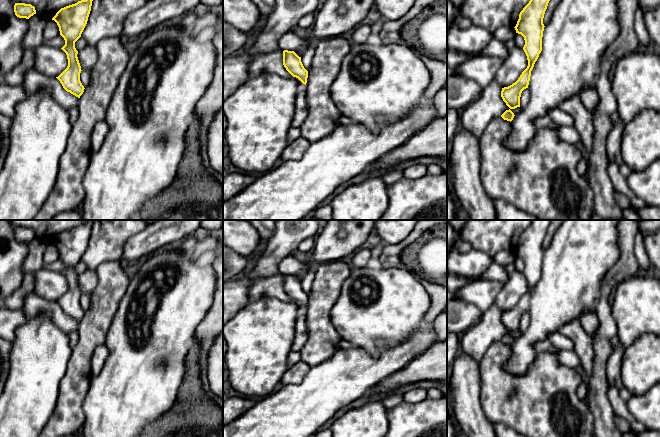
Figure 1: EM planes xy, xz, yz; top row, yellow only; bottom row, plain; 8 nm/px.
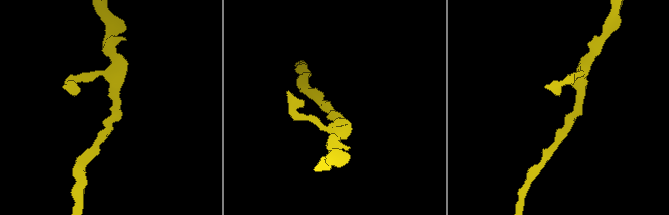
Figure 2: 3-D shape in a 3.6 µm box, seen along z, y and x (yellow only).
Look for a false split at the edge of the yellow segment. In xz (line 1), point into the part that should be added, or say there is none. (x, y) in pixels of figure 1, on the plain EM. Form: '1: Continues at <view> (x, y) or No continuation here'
1: No continuation here

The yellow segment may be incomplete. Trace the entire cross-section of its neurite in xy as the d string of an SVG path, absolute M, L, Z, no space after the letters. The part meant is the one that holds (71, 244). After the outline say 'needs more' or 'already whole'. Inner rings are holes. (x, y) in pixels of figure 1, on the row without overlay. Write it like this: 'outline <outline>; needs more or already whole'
outline M89 220L86 224L61 232L52 242L59 251L60 259L65 264L65 269L61 273L66 277L68 283L67 292L56 302L67 316L78 322L83 318L85 312L80 305L82 294L75 266L81 261L87 248L93 221Z; already whole

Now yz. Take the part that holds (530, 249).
outline M531 220L529 227L520 236L514 251L516 257L524 261L523 274L527 280L528 290L515 307L502 312L501 321L510 333L520 331L521 317L528 312L531 295L542 275L542 261L545 251L543 242L551 221Z; already whole

